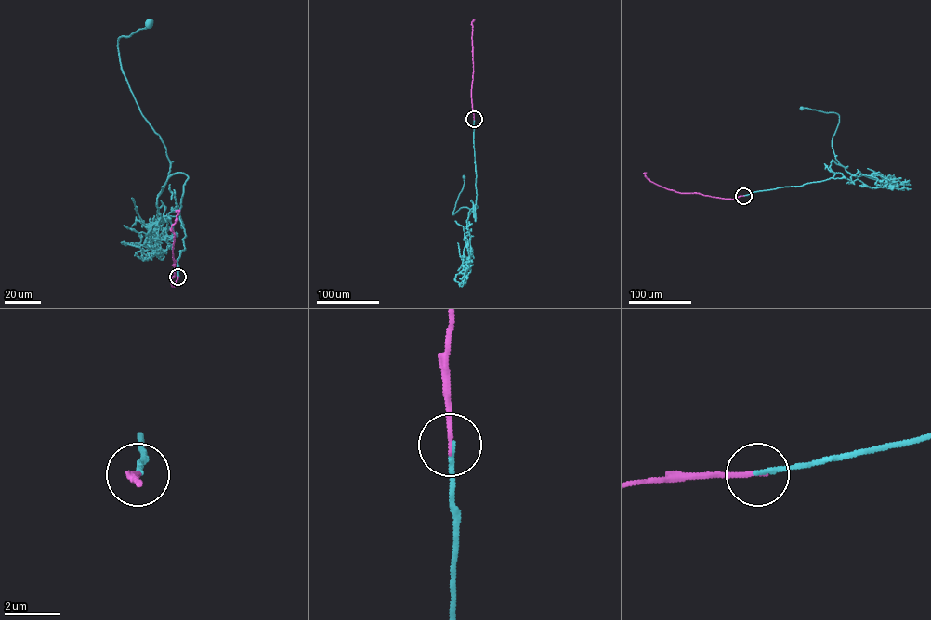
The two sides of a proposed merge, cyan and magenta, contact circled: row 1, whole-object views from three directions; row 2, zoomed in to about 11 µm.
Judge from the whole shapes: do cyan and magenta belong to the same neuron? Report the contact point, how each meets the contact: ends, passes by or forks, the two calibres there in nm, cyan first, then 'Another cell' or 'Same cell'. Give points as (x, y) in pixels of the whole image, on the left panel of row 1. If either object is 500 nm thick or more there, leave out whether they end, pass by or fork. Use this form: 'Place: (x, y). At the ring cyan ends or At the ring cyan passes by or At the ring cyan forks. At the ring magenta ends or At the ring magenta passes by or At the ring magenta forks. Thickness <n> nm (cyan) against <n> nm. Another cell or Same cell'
Place: (177, 277). At the ring cyan ends. At the ring magenta ends. Thickness 170 nm (cyan) against 170 nm. Same cell

